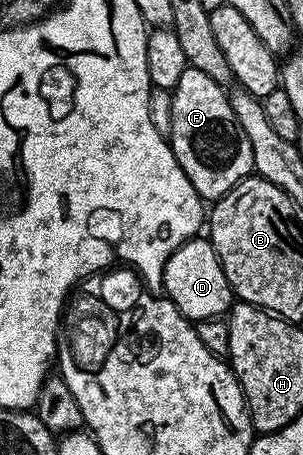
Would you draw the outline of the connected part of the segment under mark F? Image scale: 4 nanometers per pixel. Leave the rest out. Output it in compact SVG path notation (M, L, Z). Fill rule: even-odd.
M188 66L171 92L171 100L169 143L173 154L195 193L207 202L219 200L230 188L252 175L255 166L249 138L245 138L245 130L241 130L233 114L228 93L209 74L201 74L201 70Z

